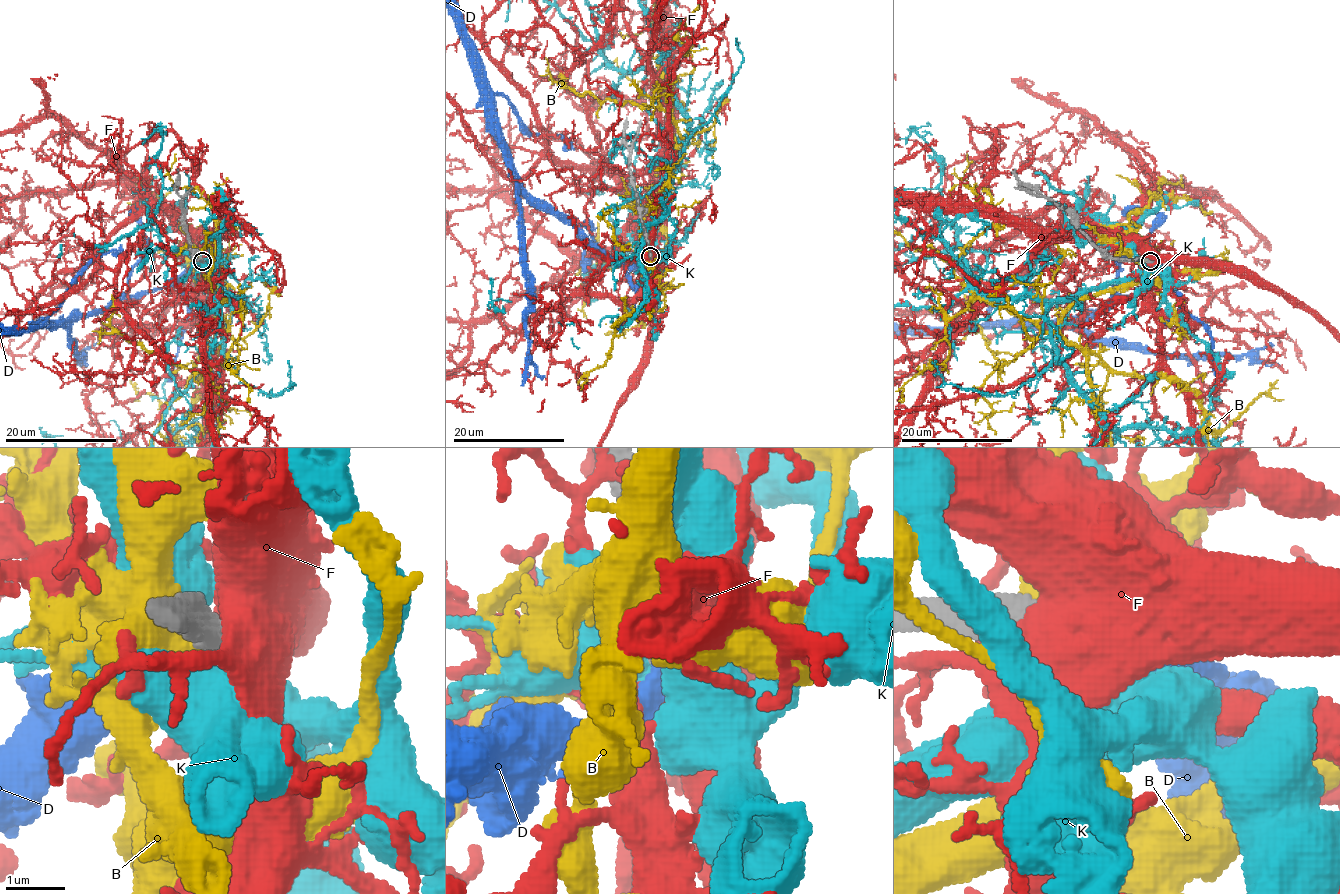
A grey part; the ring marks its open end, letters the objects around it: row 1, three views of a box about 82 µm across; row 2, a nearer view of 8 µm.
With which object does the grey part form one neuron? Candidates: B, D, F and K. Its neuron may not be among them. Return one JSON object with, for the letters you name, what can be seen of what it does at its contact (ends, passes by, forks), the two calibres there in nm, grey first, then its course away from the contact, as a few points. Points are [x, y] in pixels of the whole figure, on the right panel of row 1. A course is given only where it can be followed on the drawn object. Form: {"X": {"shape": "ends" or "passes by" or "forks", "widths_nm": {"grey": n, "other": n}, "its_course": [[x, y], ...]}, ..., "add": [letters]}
{"D": {"shape": "ends", "widths_nm": {"grey": 480, "other": 440}}, "add": ["D"]}

